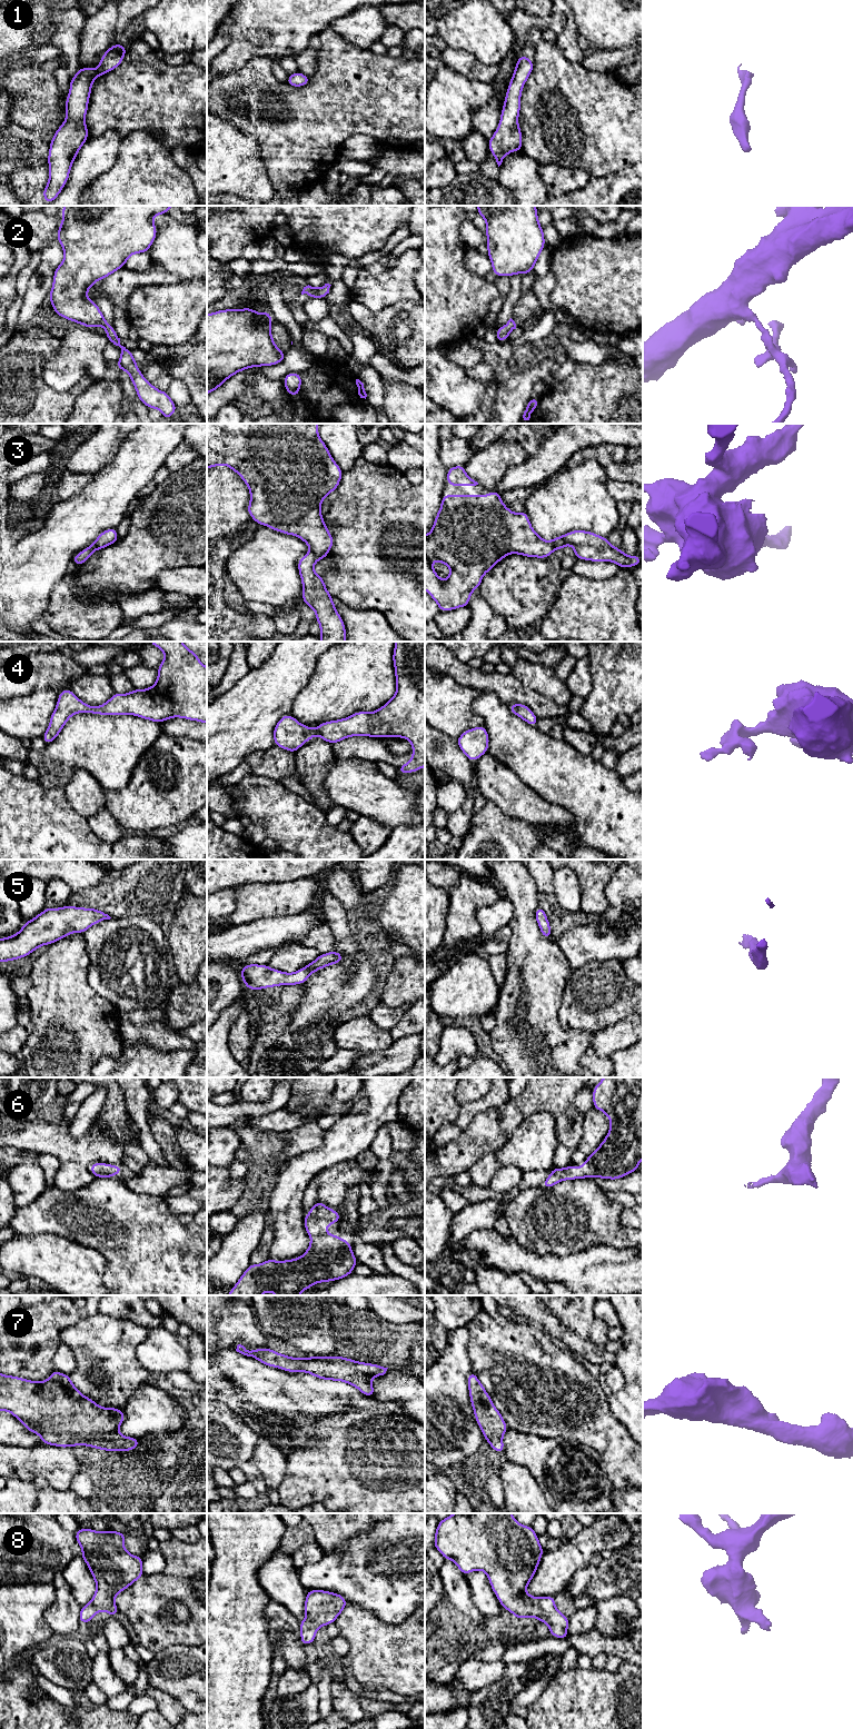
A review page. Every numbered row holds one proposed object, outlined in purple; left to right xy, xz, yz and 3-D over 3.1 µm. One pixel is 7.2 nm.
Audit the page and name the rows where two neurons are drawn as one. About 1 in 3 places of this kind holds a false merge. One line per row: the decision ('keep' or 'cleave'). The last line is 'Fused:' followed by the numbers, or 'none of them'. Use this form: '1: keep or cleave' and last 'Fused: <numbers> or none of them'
1: keep
2: keep
3: keep
4: keep
5: keep
6: keep
7: keep
8: keep
Fused: none of them

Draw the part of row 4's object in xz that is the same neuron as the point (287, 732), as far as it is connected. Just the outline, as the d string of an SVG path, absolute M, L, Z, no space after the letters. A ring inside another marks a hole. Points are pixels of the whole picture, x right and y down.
M395 642L393 662L396 694L379 709L357 712L348 718L321 723L311 729L284 715L274 728L275 746L296 753L315 735L335 744L350 736L403 737L413 745L413 757L397 773L425 766L425 642Z

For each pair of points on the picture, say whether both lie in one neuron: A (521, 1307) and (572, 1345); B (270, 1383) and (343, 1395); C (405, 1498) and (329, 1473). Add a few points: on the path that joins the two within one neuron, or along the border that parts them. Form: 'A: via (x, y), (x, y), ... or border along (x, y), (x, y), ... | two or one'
A: via (534, 1310), (559, 1332) | one
B: via (288, 1393), (325, 1393) | one
C: via (386, 1494), (374, 1494), (360, 1489), (348, 1478) | one

